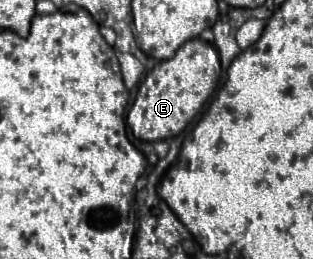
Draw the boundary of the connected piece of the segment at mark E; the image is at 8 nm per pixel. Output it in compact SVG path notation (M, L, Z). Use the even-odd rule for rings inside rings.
M196 37L186 41L172 59L160 61L140 83L136 101L128 113L132 133L142 141L176 137L200 111L220 77L220 57L211 43Z

